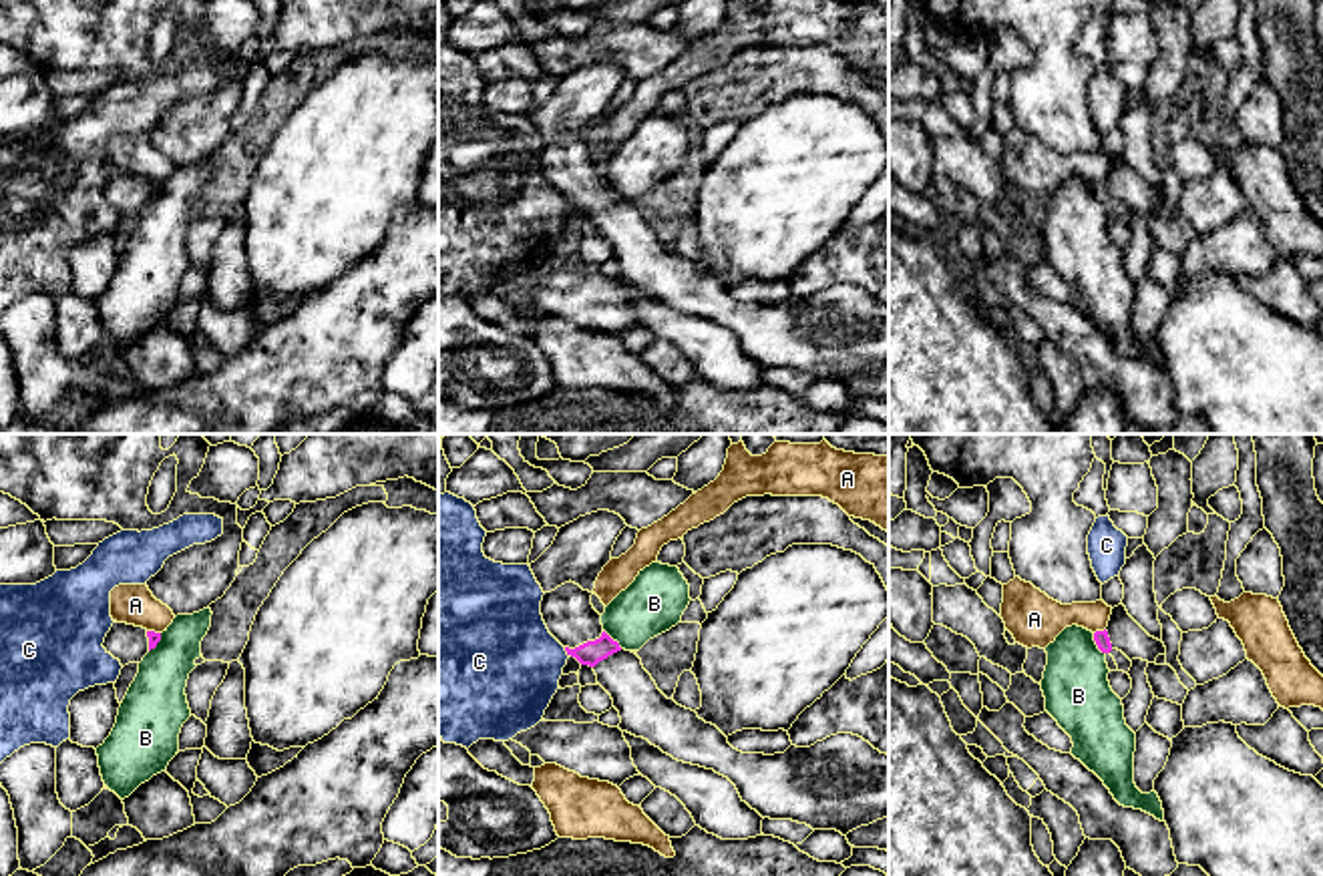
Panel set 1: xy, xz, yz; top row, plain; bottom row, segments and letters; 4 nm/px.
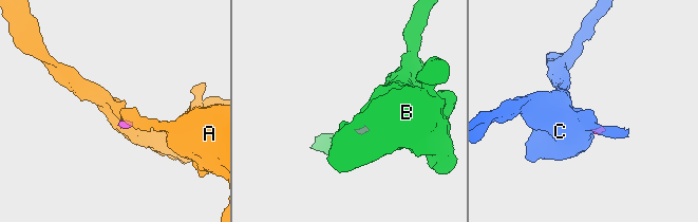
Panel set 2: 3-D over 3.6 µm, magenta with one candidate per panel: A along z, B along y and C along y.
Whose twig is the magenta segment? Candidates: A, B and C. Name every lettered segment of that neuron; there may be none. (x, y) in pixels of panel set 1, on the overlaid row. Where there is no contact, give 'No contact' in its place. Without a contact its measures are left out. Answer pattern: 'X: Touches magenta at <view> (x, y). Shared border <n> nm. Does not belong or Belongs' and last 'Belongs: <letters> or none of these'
A: Touches magenta at yz (1098, 631). Shared border 50 nm. Does not belong
B: Touches magenta at yz (1096, 643). Shared border 100 nm. Does not belong
C: Touches magenta at xz (565, 649). Shared border 40 nm. Does not belong
Belongs: none of these

